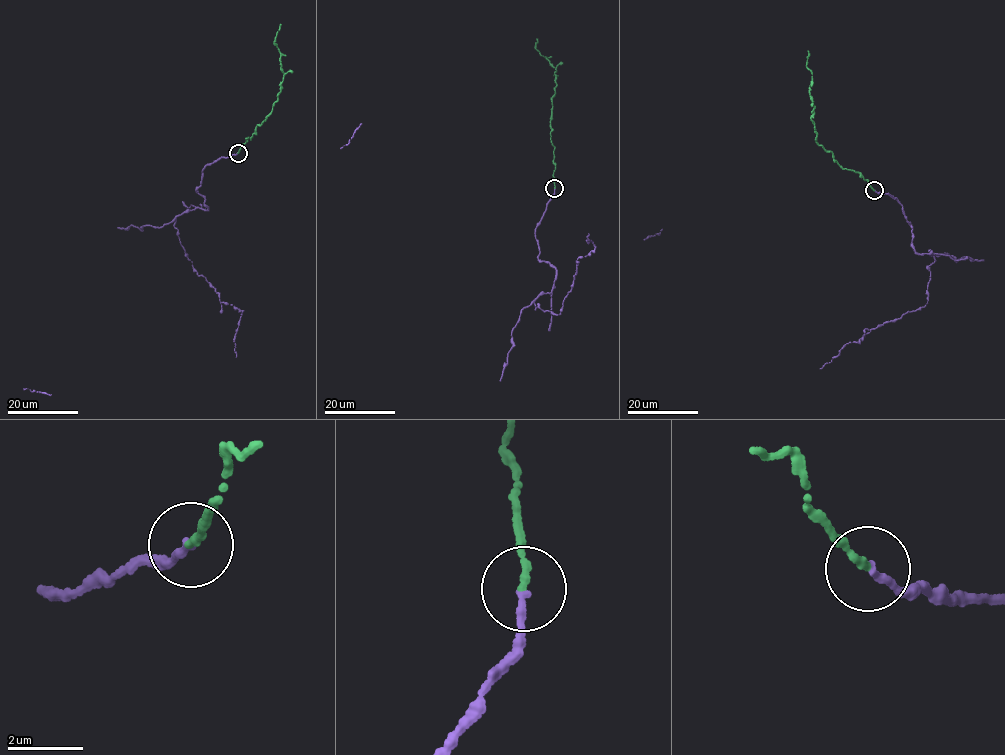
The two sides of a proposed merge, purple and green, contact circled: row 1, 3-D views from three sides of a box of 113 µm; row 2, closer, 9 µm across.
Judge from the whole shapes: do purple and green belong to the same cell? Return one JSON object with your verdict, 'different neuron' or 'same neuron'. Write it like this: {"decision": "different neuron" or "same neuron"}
{"decision": "same neuron"}

